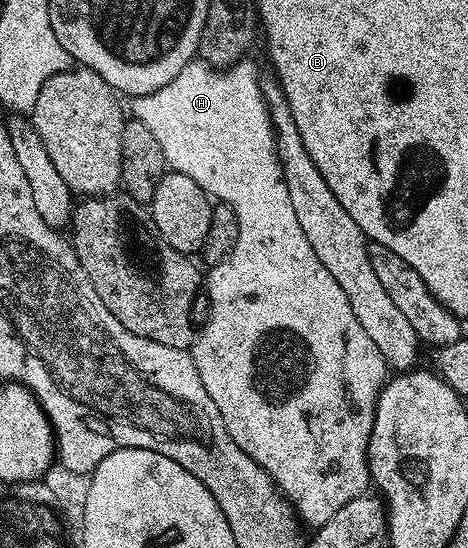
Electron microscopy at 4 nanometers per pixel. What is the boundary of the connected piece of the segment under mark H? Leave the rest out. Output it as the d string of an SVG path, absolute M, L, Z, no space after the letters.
M244 57L235 60L226 69L216 69L209 63L202 61L192 61L169 81L169 85L161 85L148 95L137 95L130 100L130 114L141 125L146 125L157 137L157 145L161 145L164 164L170 170L177 173L185 173L185 177L193 177L197 185L208 195L214 197L218 202L228 203L237 213L237 225L239 226L239 236L237 245L222 263L214 264L211 271L205 275L205 295L211 302L211 320L196 334L193 346L189 354L191 360L197 365L197 373L201 377L201 385L205 385L205 393L213 397L213 405L217 405L221 413L221 421L225 421L225 429L229 429L229 437L237 441L237 445L257 465L269 473L269 477L275 482L275 486L283 492L288 503L295 508L296 515L308 528L314 529L320 527L337 509L349 505L356 497L364 494L371 483L371 474L367 468L367 450L369 449L369 437L373 433L373 417L375 416L375 403L379 400L379 390L382 389L385 380L389 375L389 368L381 357L377 345L373 345L373 340L369 338L369 333L361 329L361 321L353 314L353 309L349 306L349 297L345 297L345 289L337 285L337 281L317 261L317 253L313 253L313 245L309 245L309 237L297 225L297 213L293 213L293 205L289 201L289 189L283 180L283 170L279 164L279 154L275 148L275 130L271 124L271 112L263 99L261 85L259 84L261 72L255 68L255 63L251 57Z

